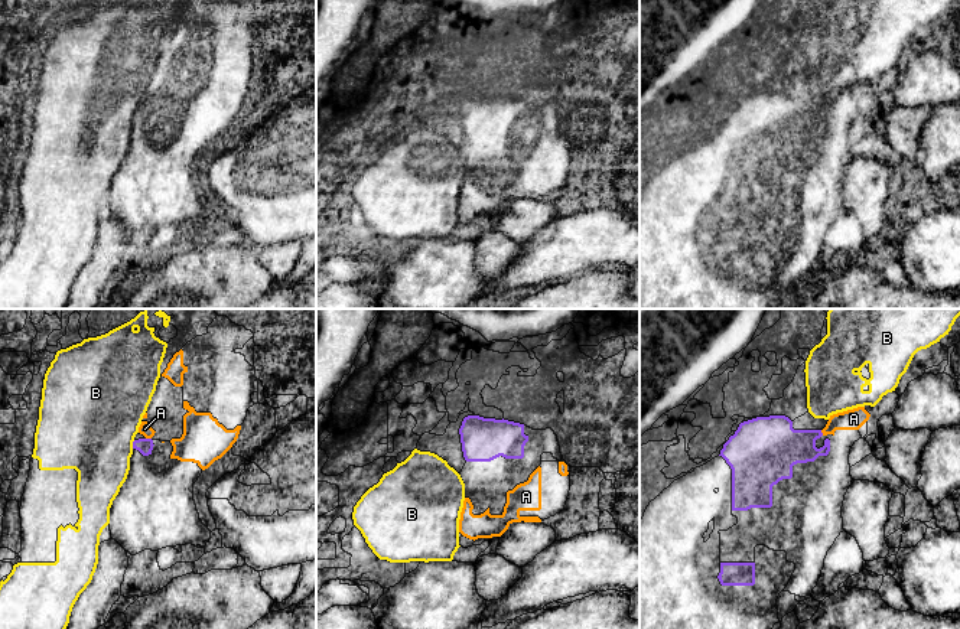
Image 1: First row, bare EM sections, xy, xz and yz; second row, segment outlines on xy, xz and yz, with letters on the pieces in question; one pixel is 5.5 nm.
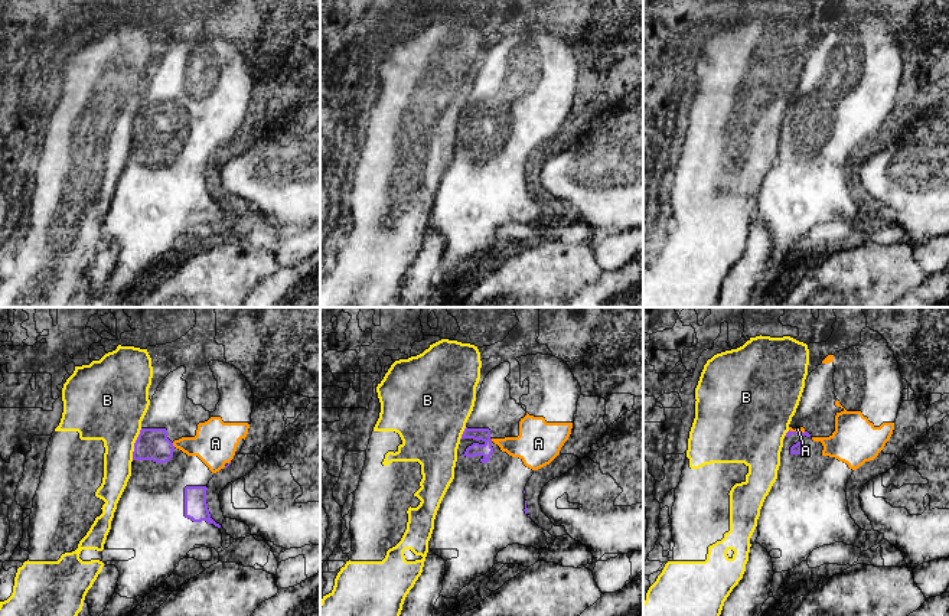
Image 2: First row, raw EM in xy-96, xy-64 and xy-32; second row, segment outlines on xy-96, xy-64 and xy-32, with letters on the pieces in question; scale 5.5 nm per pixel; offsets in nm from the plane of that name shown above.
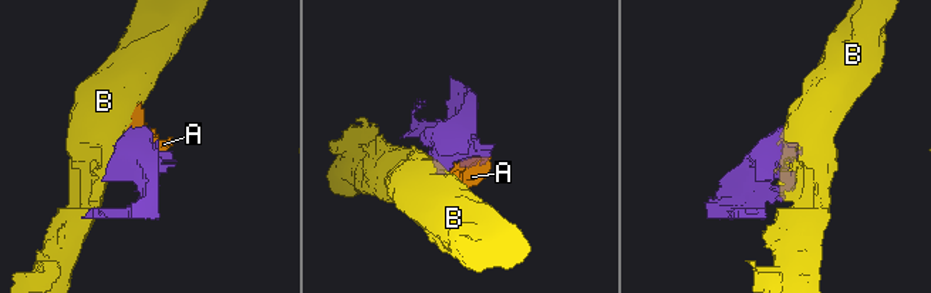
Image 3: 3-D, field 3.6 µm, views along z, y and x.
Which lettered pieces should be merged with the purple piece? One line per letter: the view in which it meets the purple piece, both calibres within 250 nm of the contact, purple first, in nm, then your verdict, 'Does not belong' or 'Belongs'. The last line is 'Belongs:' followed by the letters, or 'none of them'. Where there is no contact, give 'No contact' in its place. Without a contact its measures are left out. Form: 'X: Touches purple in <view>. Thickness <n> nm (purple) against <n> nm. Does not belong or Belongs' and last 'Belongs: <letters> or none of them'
A: Touches purple in xy. Thickness 90 nm (purple) against 70 nm. Belongs
B: Touches purple in xy. Thickness 90 nm (purple) against 480 nm. Does not belong
Belongs: A

